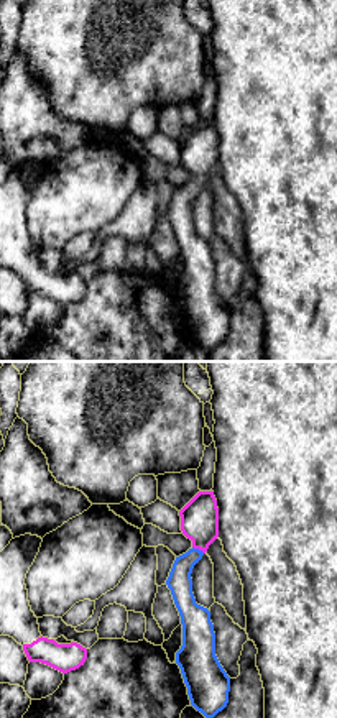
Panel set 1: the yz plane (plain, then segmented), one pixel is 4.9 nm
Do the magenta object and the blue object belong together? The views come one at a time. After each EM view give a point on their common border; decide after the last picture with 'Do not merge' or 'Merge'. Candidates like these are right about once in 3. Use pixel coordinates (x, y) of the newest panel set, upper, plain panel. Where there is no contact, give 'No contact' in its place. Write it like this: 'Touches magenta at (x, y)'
Touches magenta at (199, 181)

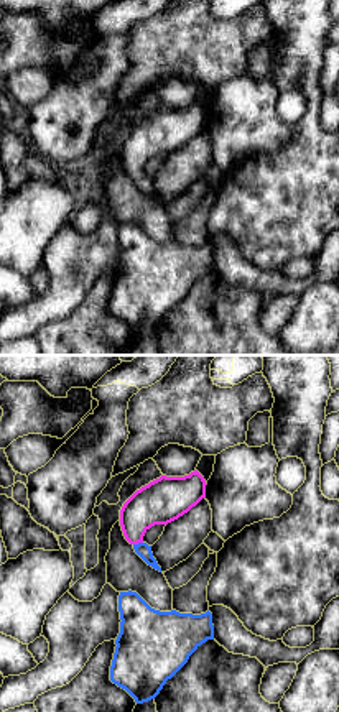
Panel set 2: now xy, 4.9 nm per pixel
Touches magenta at (137, 175)

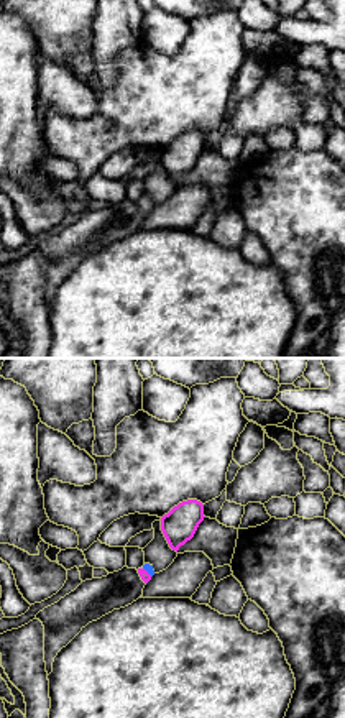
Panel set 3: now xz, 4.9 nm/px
Touches magenta at (147, 204)

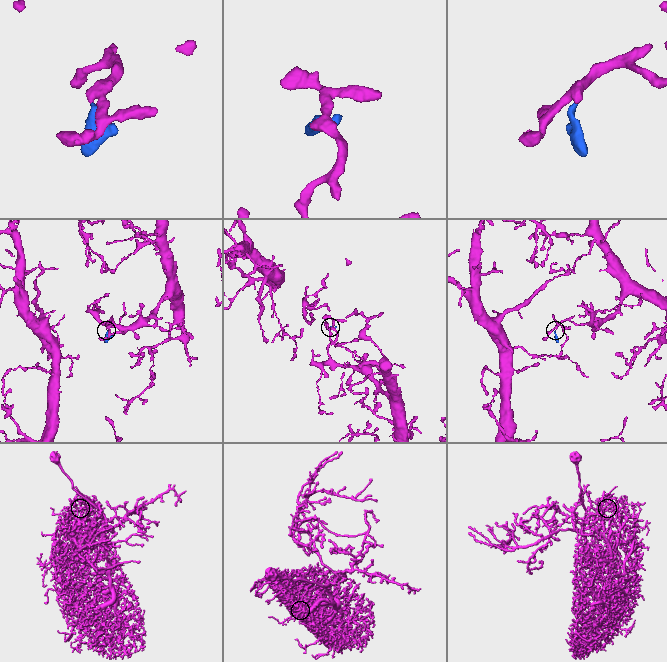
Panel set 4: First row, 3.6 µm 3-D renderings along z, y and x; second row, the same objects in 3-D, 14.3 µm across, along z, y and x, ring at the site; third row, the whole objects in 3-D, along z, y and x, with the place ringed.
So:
Merge

